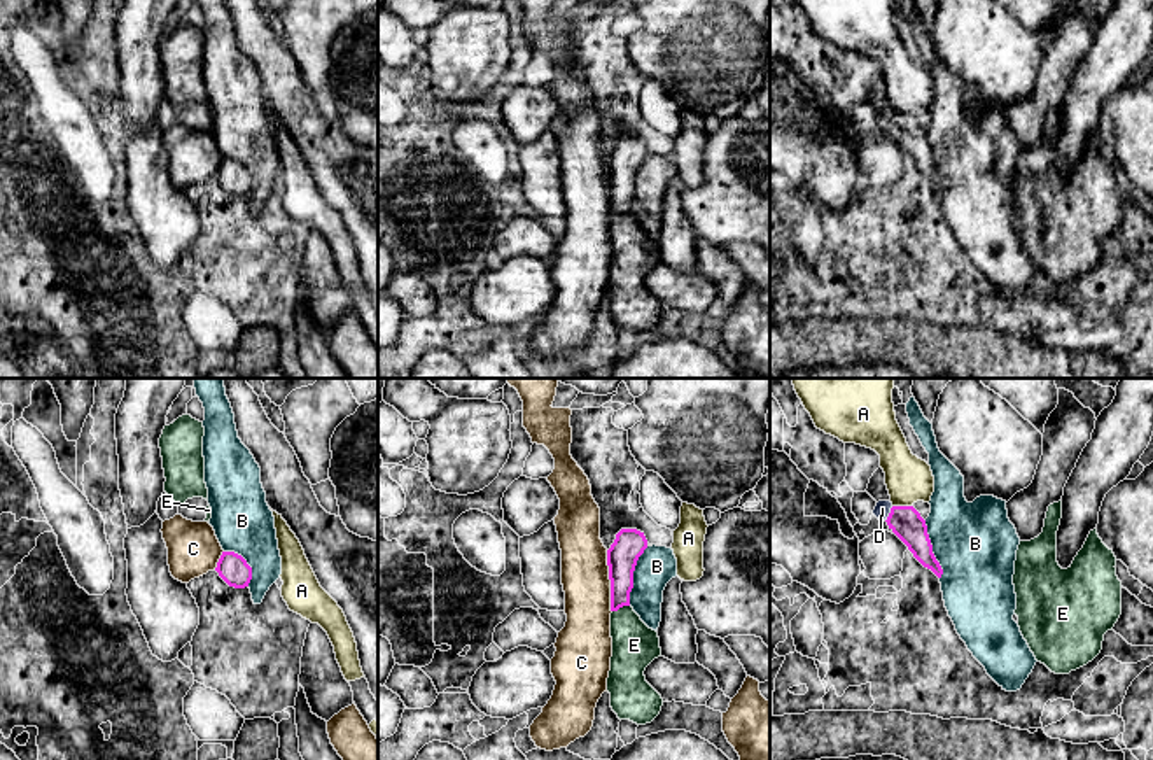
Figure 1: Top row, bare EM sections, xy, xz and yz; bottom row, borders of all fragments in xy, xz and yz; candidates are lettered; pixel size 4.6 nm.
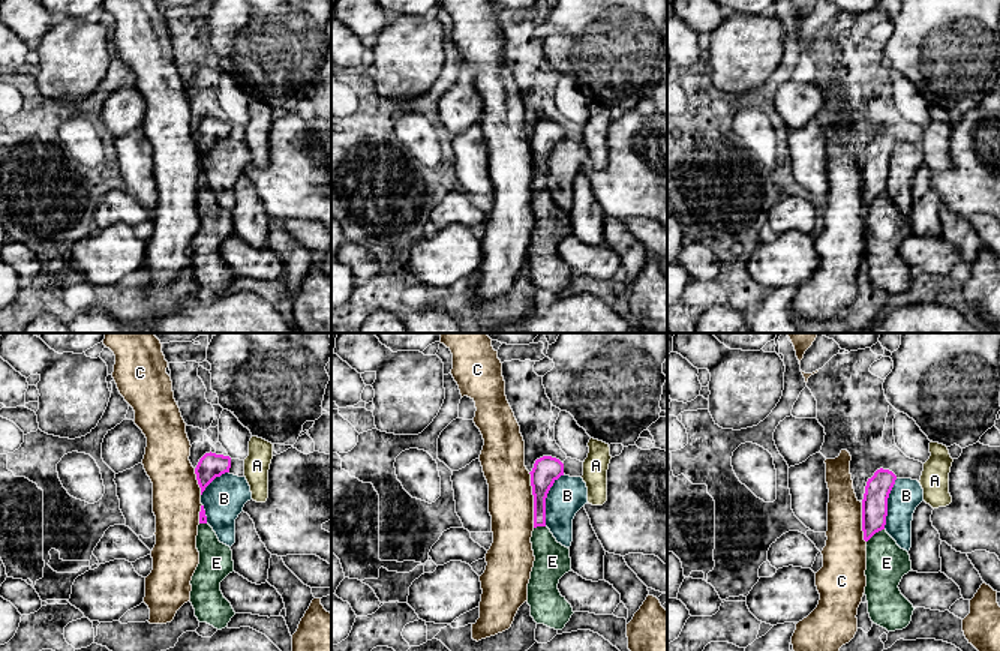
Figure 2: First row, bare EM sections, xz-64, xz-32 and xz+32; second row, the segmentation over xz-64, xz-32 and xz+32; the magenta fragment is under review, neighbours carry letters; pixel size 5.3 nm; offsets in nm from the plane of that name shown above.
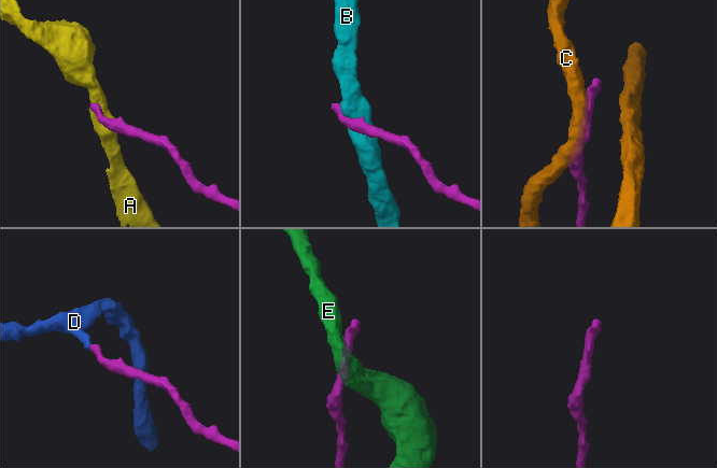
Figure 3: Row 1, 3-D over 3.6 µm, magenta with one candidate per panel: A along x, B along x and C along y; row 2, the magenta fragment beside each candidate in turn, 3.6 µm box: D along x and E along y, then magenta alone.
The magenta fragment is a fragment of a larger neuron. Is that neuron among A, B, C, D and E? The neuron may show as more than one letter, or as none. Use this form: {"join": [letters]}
{"join": ["D"]}

